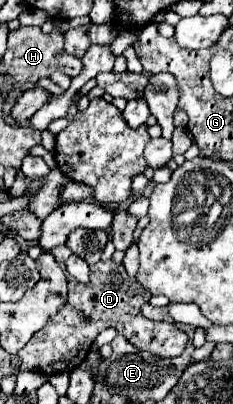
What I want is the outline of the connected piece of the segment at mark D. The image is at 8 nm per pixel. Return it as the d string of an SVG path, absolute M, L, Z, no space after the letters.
M99 261L91 267L91 283L79 283L75 279L69 281L69 295L65 307L49 317L47 325L31 337L31 341L17 353L21 359L21 369L27 371L41 371L47 375L53 373L69 373L75 369L75 365L81 365L89 353L89 347L93 345L95 337L107 329L117 329L119 335L123 335L131 345L135 345L141 351L149 351L155 357L167 359L177 357L183 353L187 335L177 329L171 323L157 323L149 321L141 315L141 305L151 299L151 293L139 285L137 279L129 277L125 267L119 263Z

